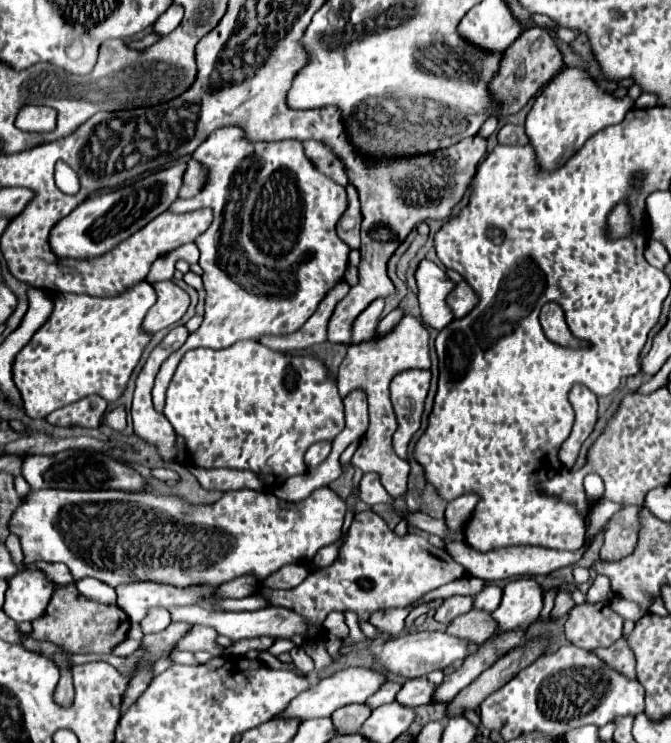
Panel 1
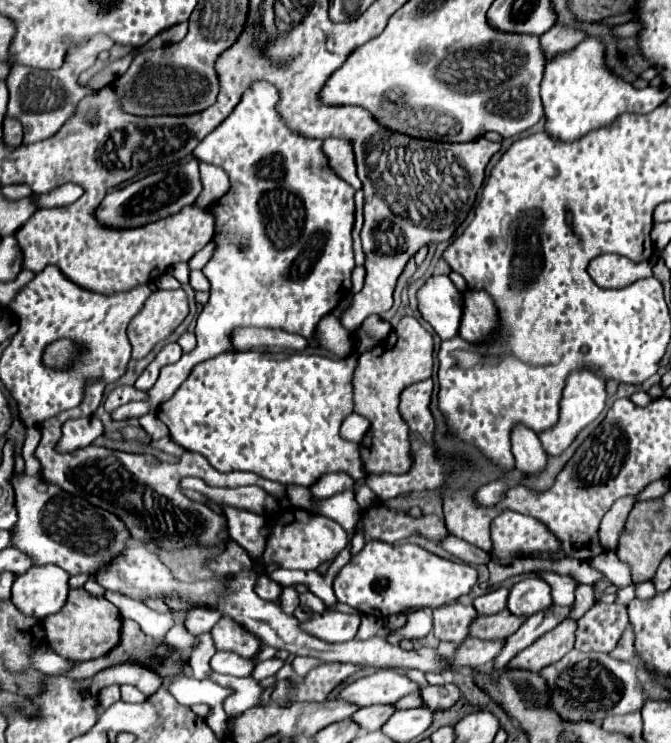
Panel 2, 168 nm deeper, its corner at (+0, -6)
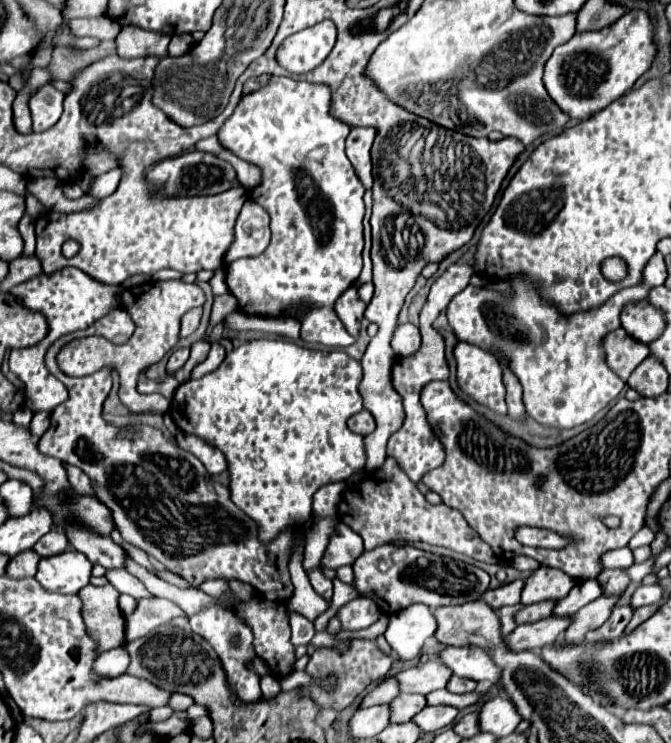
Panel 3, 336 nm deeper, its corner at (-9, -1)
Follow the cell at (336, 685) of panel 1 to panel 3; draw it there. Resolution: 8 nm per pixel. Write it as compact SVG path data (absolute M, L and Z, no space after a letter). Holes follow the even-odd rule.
M429 659L423 665L415 665L407 671L395 675L403 687L403 693L421 693L427 695L435 689L445 689L453 671L439 659Z

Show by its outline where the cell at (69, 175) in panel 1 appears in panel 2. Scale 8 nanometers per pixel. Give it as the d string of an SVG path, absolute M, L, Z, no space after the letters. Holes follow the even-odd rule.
M62 184L46 194L34 194L34 204L38 208L52 208L52 206L68 206L82 196L82 188L78 184Z

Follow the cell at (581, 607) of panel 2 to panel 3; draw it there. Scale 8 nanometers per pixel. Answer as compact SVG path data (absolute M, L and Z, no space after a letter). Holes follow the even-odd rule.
M605 569L599 575L599 581L603 583L603 589L607 595L617 595L623 593L627 589L627 585L631 583L629 575L625 573L625 569Z

